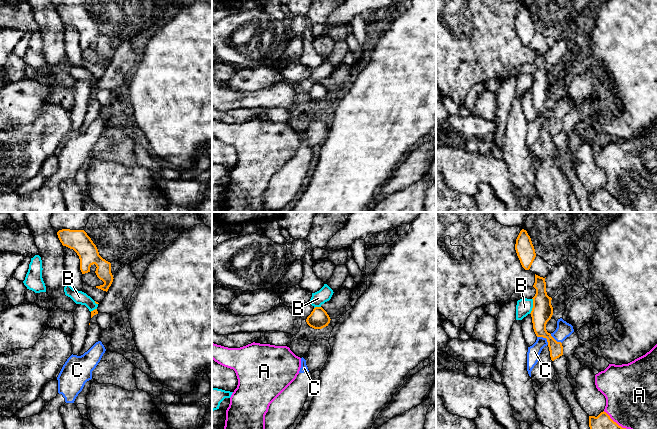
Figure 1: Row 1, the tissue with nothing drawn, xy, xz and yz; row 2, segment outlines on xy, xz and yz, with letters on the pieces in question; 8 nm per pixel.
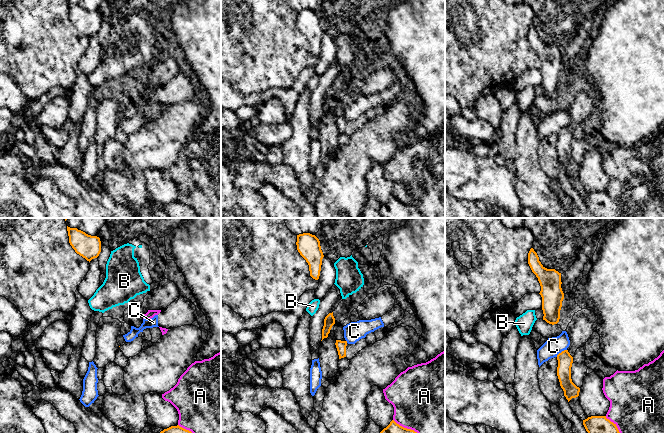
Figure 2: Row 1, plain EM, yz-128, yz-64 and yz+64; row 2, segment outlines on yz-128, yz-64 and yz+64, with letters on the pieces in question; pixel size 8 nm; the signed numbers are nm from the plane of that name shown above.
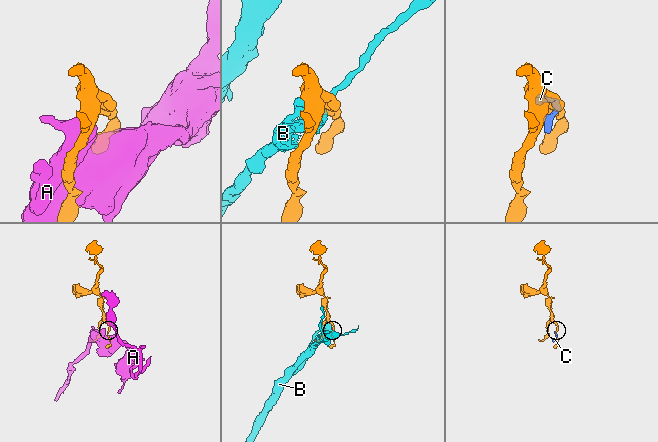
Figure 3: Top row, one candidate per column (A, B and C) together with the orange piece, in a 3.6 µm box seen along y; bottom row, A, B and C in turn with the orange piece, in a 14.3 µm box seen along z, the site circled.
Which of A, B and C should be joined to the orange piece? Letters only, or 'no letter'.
no letter

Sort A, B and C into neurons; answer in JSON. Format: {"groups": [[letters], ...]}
{"groups": [["A"], ["B"], ["C"]]}

